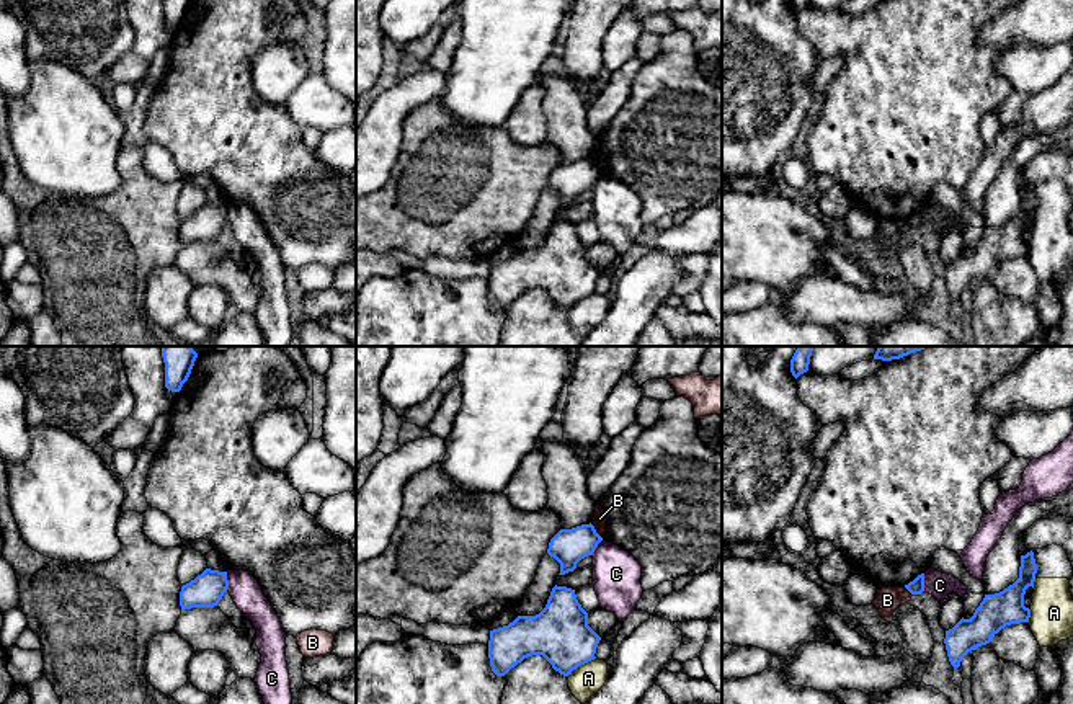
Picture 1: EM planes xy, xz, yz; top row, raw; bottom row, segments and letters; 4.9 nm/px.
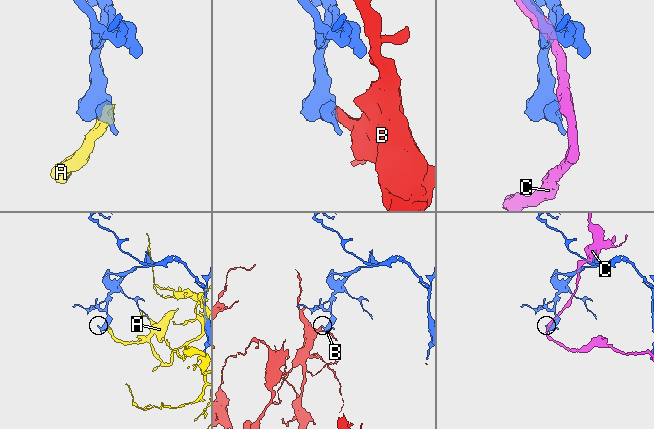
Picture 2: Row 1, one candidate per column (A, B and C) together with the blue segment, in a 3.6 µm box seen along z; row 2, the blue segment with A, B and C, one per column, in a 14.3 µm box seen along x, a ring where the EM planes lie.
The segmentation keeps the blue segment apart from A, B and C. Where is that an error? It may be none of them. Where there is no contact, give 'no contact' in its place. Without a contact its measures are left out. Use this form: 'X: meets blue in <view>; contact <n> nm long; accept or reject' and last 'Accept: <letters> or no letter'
A: meets blue in xz; contact 170 nm long; reject
B: meets blue in xz; contact 90 nm long; reject
C: meets blue in xy; contact 100 nm long; reject
Accept: no letter

